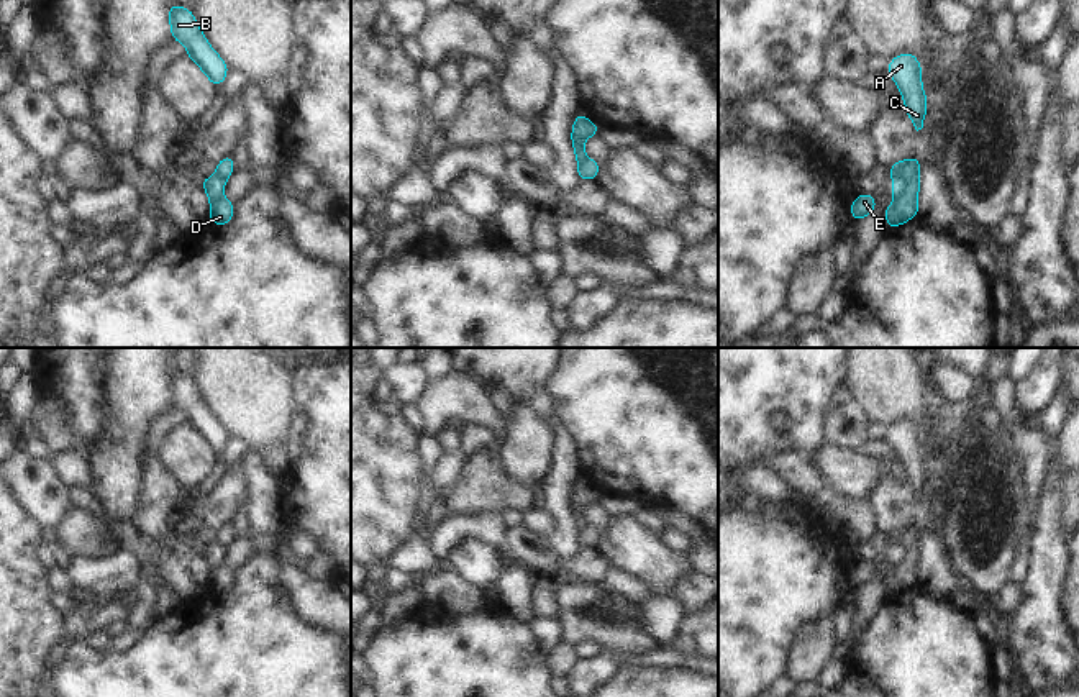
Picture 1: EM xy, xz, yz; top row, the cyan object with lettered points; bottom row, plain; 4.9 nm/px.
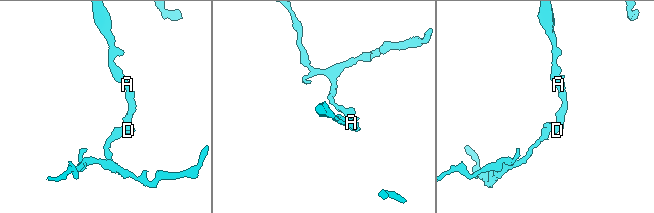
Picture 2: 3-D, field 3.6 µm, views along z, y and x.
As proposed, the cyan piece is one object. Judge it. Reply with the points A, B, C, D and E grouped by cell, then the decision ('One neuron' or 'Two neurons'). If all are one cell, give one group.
Groups: A B C D / E. Two neurons

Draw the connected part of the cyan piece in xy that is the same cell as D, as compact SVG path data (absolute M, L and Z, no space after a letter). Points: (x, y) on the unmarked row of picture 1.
M218 564L213 571L210 571L210 590L216 594L230 590L233 581L234 581L234 571L231 571L223 564Z

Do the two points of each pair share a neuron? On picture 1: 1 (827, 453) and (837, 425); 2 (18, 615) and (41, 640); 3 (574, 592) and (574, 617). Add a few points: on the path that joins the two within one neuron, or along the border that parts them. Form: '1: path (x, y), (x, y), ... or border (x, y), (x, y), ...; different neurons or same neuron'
1: border (825, 441), (861, 451); different neurons
2: path (23, 622), (35, 633); same neuron
3: path (574, 599), (574, 610); same neuron

